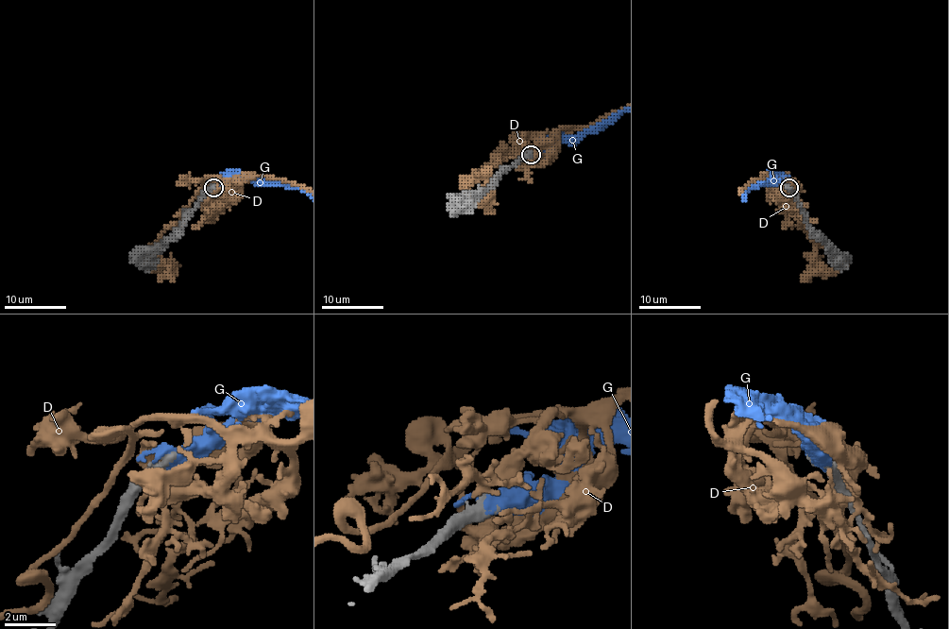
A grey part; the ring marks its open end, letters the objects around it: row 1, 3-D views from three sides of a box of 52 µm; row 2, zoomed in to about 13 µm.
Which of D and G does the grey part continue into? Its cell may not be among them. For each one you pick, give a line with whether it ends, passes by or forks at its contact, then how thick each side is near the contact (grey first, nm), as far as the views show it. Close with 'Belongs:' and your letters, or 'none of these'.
G: It passes by. Thickness 550 nm (grey) against 400 nm
Belongs: G

